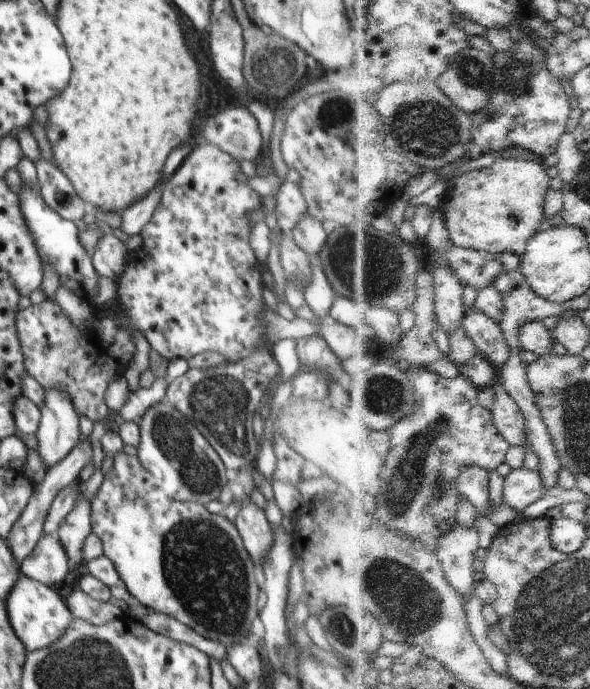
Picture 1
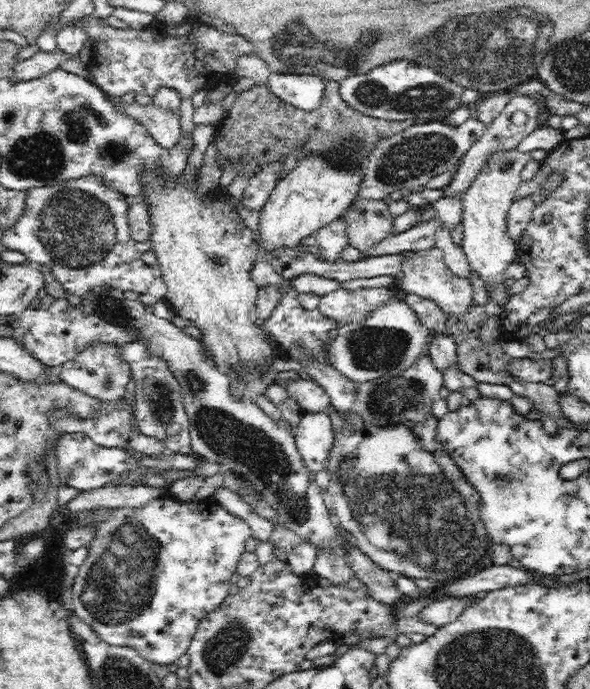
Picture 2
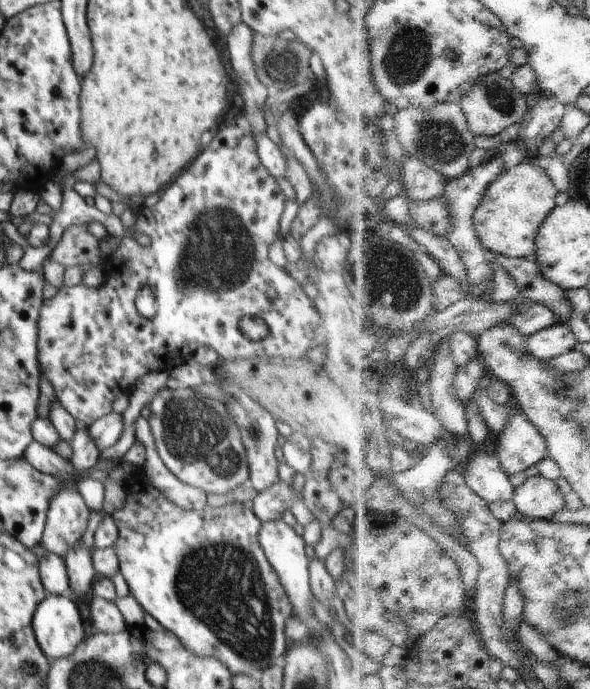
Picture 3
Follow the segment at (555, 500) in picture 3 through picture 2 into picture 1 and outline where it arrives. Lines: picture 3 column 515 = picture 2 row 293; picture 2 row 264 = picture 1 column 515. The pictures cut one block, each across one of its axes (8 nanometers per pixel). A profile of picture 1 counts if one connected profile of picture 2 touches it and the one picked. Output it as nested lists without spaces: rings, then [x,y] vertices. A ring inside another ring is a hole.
[[[524,466],[516,469],[504,485],[504,502],[525,513],[547,494],[547,484],[540,471]]]

